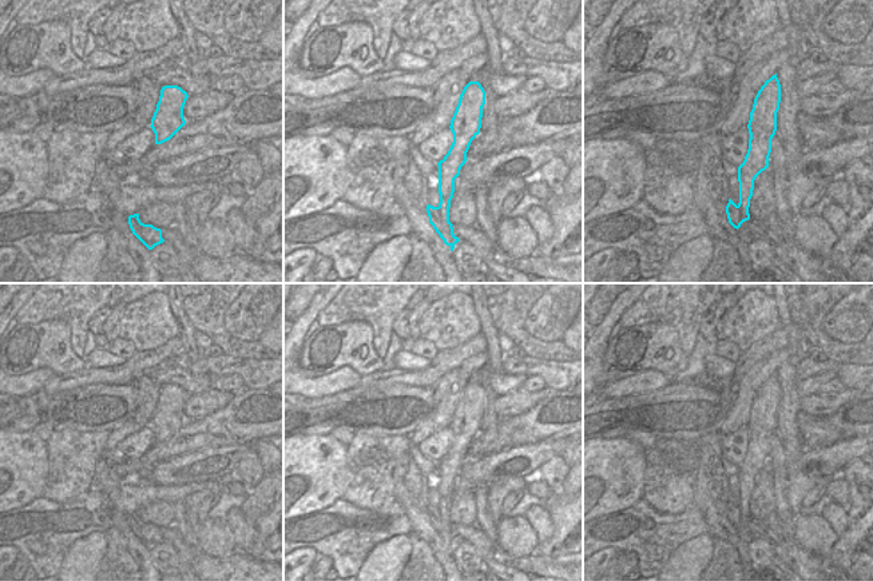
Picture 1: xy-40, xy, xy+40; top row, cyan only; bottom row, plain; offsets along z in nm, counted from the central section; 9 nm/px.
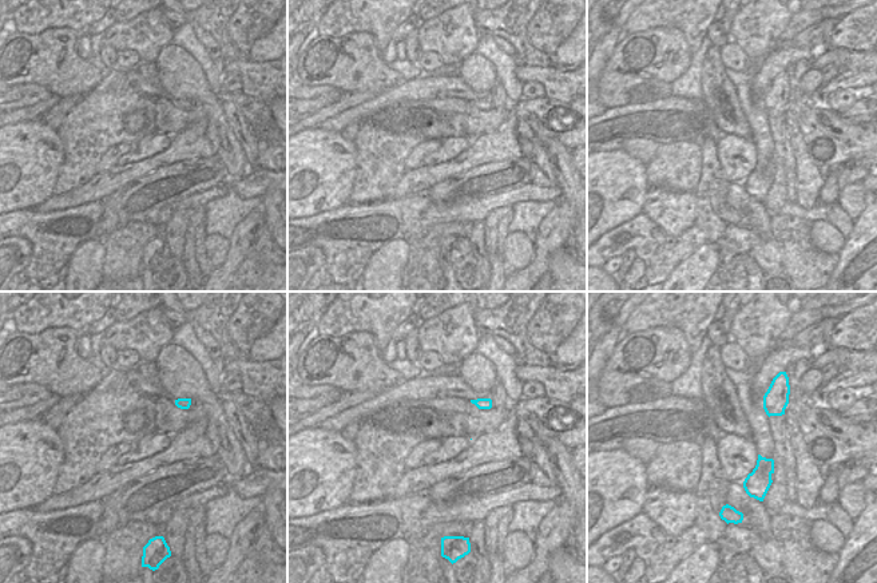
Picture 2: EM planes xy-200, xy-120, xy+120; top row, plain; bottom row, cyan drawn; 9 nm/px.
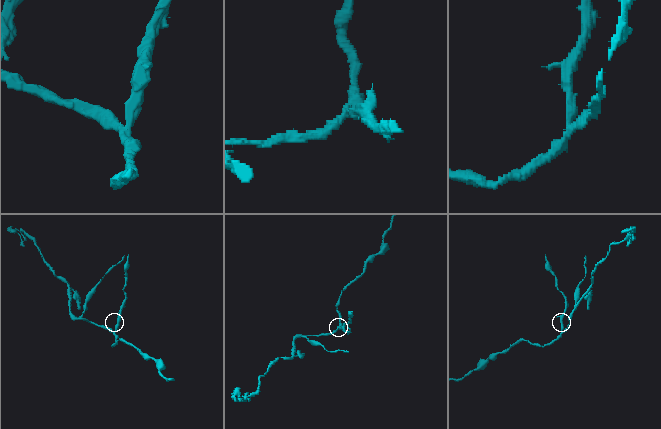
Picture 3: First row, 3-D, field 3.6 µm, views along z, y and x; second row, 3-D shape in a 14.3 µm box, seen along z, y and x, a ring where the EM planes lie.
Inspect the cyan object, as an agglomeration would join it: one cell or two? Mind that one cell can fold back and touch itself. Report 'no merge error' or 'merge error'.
merge error

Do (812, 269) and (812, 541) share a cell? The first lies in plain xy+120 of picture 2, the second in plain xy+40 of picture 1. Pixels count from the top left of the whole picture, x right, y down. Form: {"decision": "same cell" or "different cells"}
{"decision": "different cells"}

